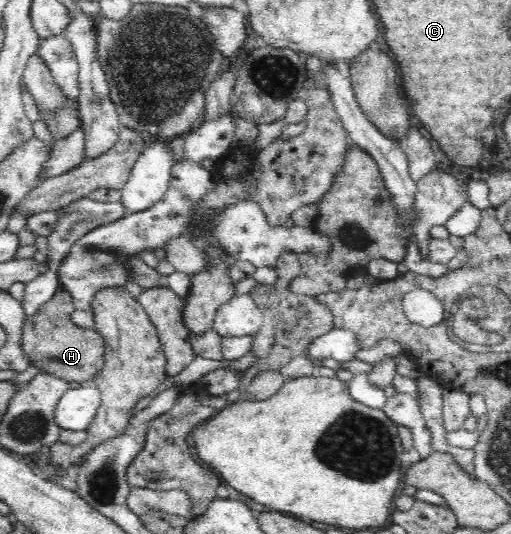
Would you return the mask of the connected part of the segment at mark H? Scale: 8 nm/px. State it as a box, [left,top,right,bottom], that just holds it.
[20,282,104,383]

